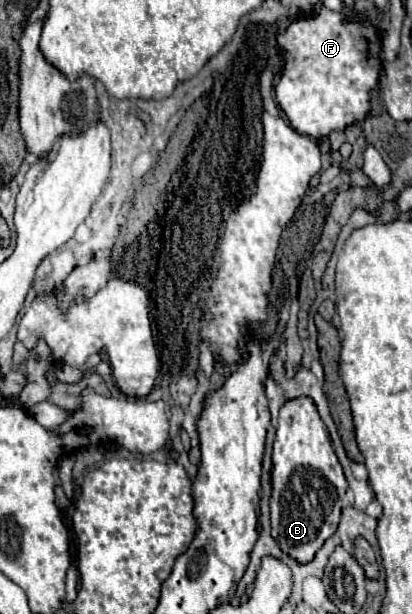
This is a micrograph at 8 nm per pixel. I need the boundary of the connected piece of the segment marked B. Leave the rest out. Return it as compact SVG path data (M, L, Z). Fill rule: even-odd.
M310 396L292 398L280 408L272 462L272 536L286 554L306 564L336 532L342 498L348 488L342 466L332 450L330 434Z

